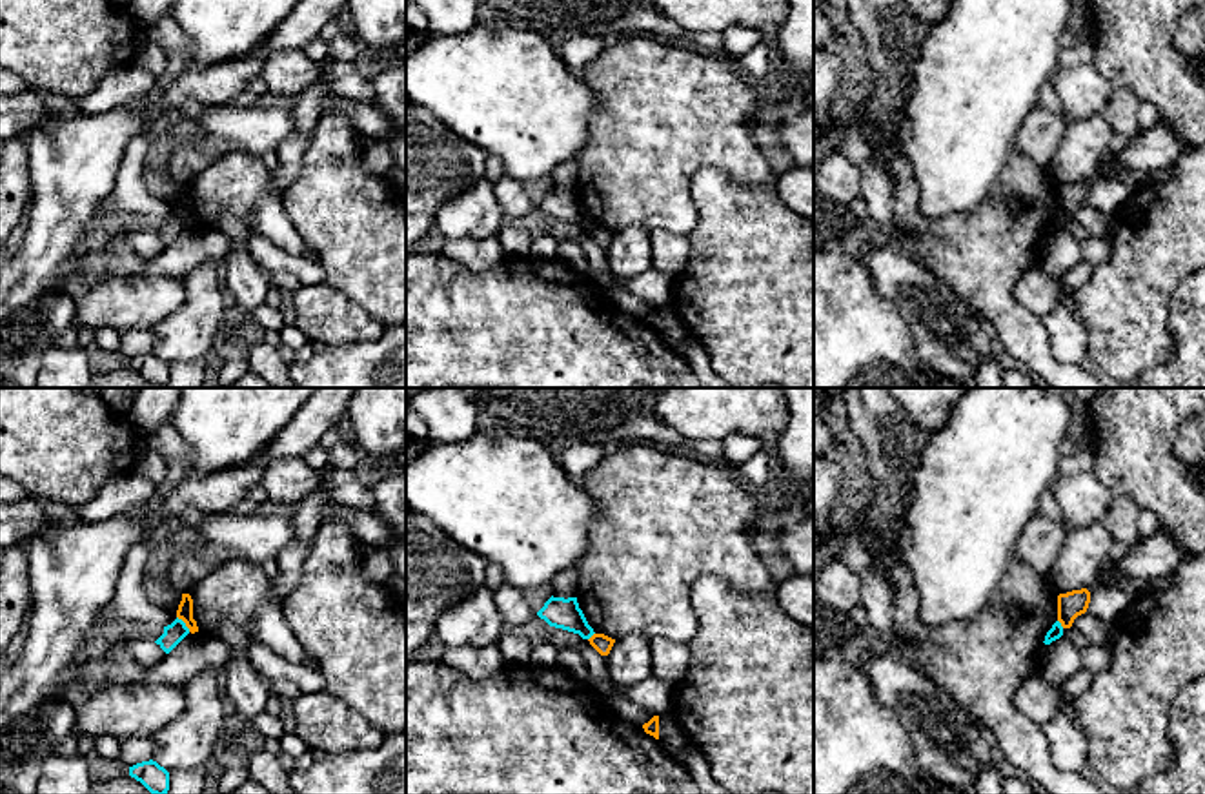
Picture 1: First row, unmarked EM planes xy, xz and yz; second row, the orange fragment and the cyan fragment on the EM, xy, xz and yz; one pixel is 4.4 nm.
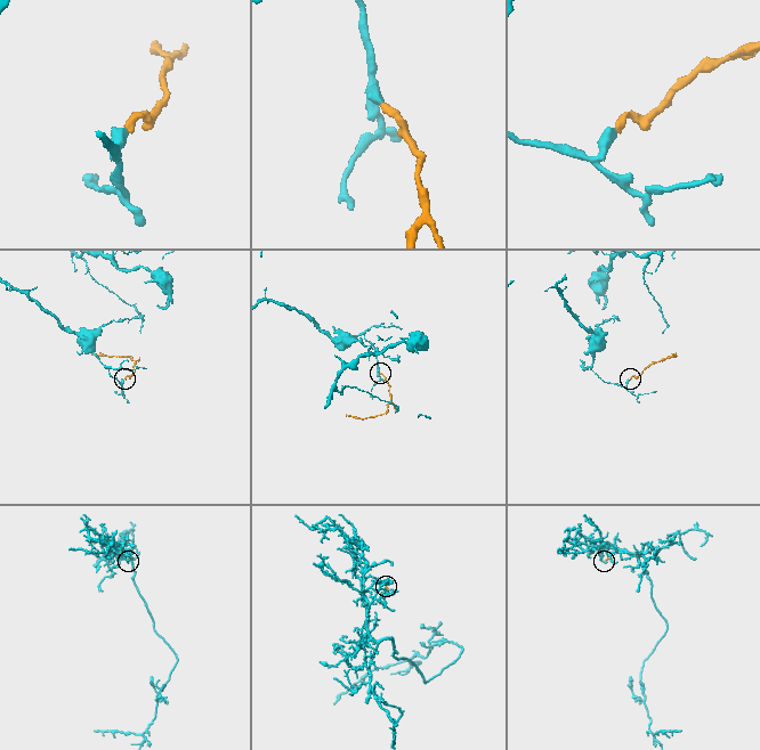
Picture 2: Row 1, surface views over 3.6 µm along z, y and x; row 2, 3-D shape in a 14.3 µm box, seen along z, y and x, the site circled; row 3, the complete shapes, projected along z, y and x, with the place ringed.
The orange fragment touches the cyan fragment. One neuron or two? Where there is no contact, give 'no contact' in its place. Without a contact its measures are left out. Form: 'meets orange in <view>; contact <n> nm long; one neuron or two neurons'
meets orange in xy; contact 90 nm long; two neurons

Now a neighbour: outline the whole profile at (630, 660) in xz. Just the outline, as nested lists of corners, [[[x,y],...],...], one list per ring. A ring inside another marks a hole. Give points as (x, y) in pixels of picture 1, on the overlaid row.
[[[639,632],[615,641],[606,659],[615,685],[633,687],[652,676],[650,639]]]

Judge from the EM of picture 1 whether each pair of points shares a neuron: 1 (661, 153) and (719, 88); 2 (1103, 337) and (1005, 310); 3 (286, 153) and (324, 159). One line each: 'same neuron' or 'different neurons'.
1: same neuron
2: different neurons
3: different neurons

